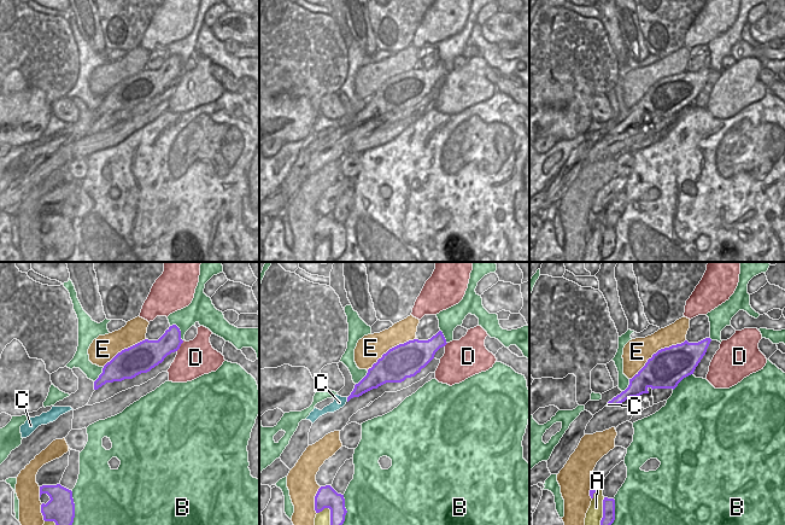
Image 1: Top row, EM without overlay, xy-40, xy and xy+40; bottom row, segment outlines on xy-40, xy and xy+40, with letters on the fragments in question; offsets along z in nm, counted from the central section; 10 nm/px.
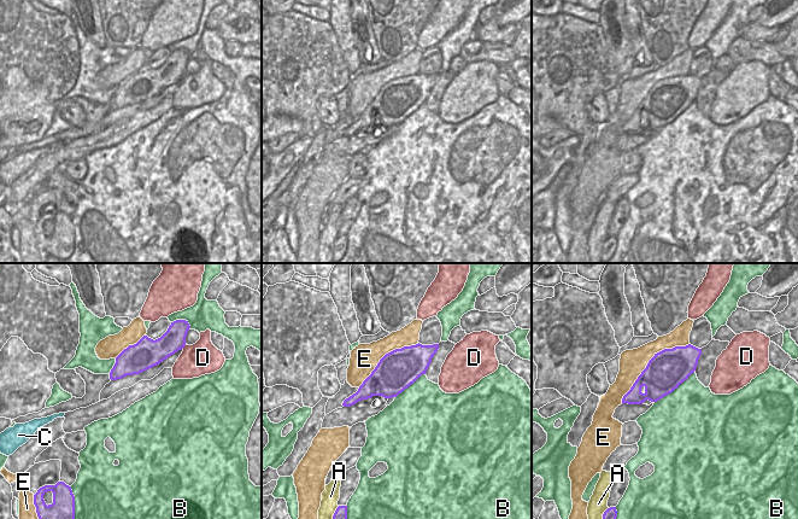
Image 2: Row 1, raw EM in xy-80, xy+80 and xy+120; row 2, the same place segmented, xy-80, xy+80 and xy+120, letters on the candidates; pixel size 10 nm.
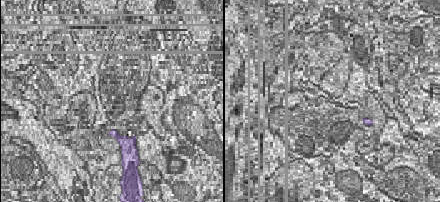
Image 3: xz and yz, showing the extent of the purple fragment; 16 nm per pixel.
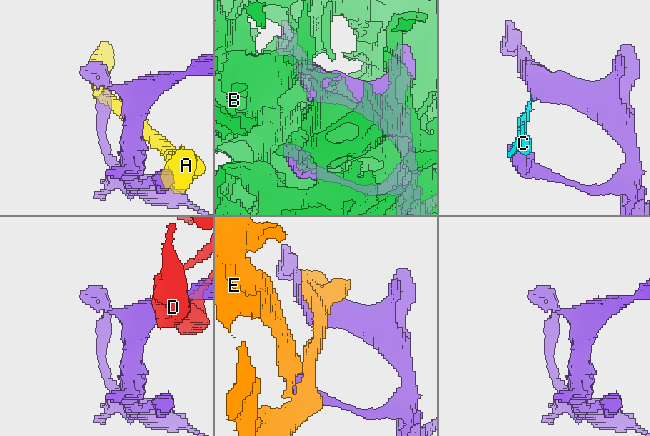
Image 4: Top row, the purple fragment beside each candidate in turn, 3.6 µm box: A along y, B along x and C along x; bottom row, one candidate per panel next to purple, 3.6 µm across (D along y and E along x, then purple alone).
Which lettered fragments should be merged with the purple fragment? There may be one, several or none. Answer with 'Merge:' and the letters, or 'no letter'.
Merge: no letter

